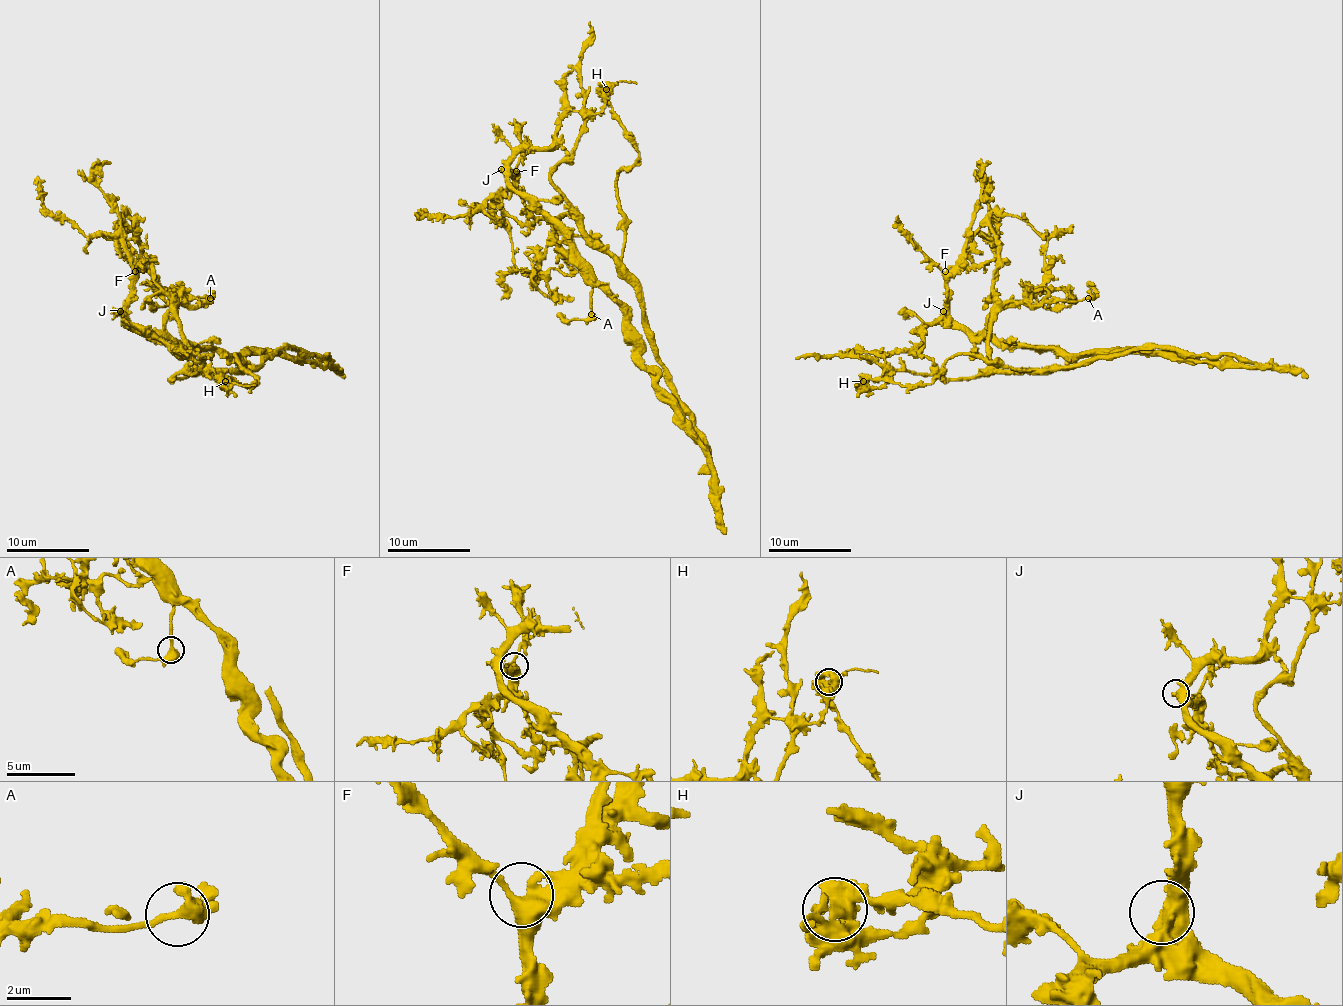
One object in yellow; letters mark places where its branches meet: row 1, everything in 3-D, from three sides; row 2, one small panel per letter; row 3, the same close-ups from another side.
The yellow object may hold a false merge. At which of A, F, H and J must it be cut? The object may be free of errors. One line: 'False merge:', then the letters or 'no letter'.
False merge: H

